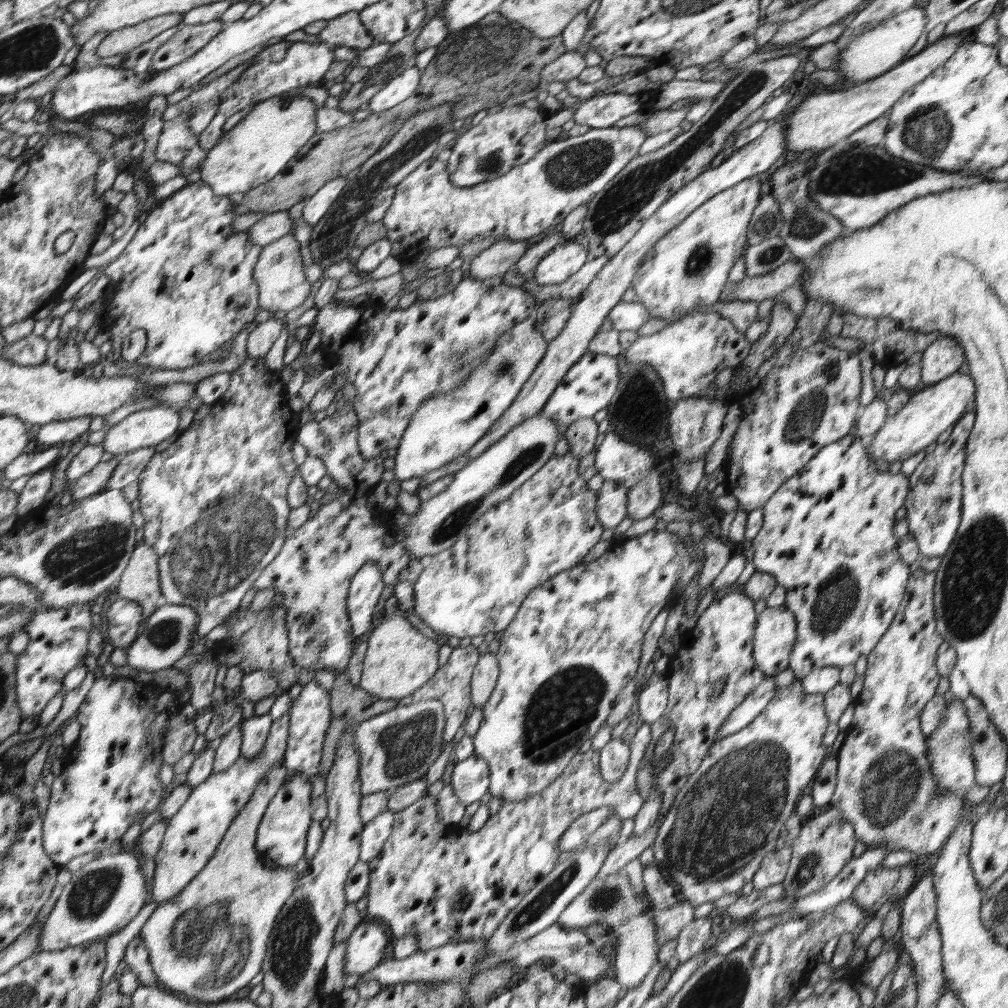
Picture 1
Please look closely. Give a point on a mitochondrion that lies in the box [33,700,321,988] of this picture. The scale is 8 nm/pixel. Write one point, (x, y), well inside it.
(92, 895)

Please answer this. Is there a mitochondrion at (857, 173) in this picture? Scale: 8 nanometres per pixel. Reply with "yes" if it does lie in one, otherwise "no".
yes

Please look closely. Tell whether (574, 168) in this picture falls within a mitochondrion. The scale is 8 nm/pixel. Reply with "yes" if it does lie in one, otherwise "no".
yes

